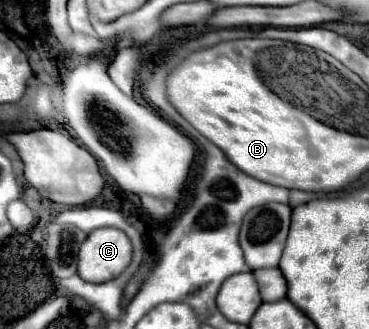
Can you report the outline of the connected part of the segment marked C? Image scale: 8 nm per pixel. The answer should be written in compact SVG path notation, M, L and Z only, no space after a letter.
M113 227L95 229L81 245L77 273L87 283L107 283L129 267L131 257L133 247L123 231Z

